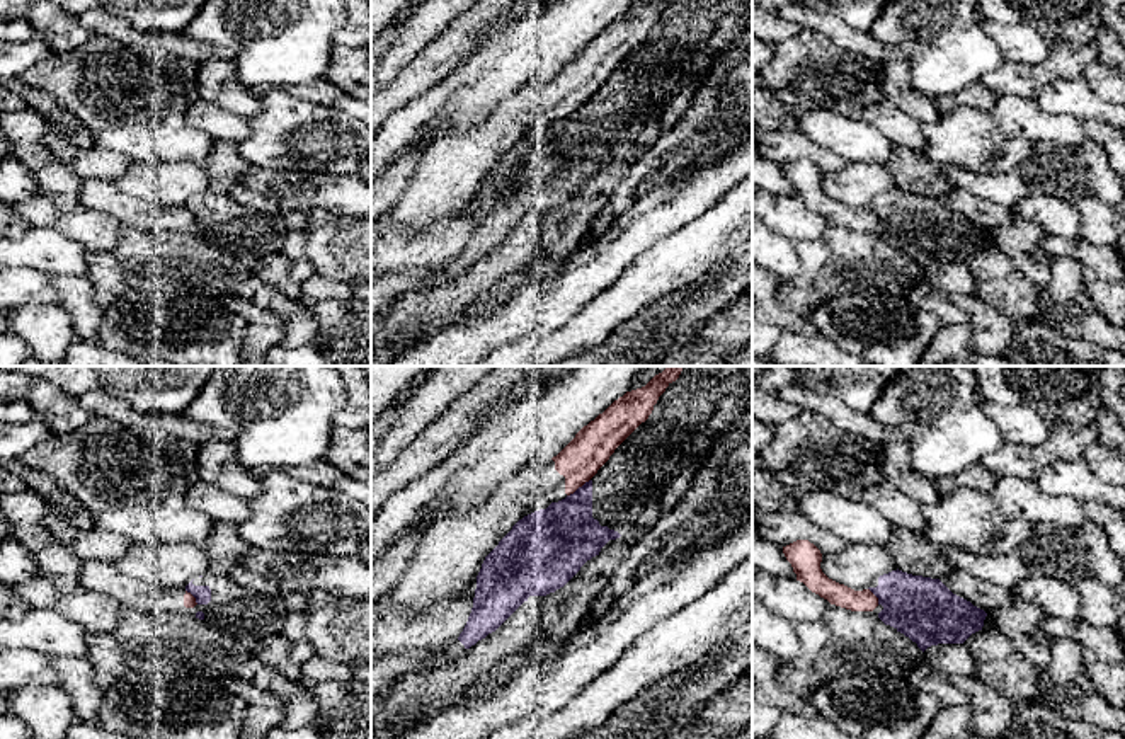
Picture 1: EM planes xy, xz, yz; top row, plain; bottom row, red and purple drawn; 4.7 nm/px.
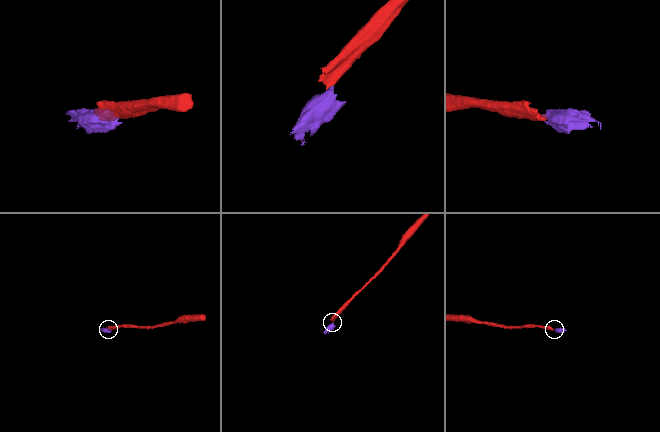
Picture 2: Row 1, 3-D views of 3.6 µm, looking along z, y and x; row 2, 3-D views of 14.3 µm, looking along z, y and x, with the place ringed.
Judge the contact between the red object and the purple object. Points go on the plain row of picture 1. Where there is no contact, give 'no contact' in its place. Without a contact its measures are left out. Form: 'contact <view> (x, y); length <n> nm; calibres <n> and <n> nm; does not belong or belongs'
contact xz (577, 106); length 140 nm; calibres 190 and 320 nm; does not belong

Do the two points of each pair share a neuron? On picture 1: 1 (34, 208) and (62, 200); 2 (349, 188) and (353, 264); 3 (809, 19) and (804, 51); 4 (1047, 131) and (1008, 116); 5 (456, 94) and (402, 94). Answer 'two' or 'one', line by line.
1: two
2: two
3: two
4: one
5: two

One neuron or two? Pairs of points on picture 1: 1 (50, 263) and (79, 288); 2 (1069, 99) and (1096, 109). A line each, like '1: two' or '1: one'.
1: two
2: one

